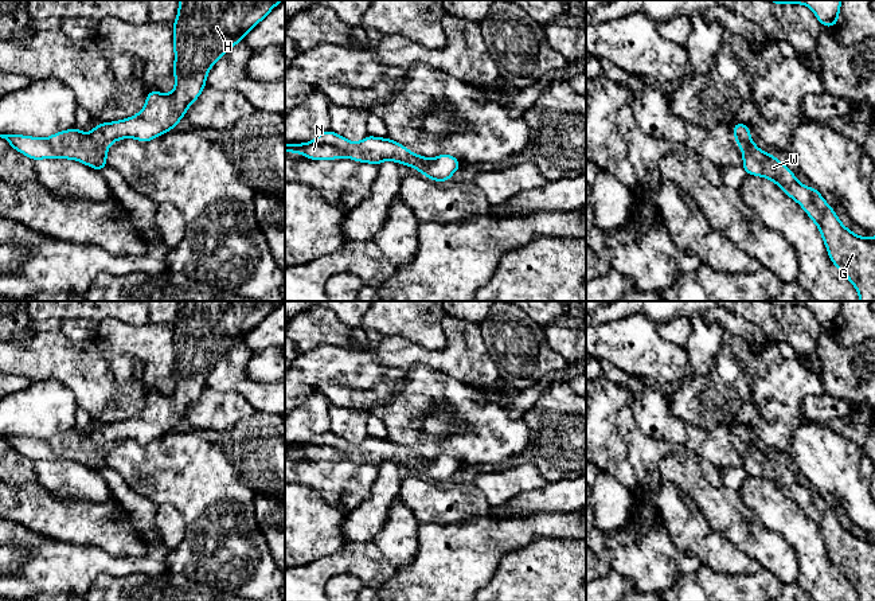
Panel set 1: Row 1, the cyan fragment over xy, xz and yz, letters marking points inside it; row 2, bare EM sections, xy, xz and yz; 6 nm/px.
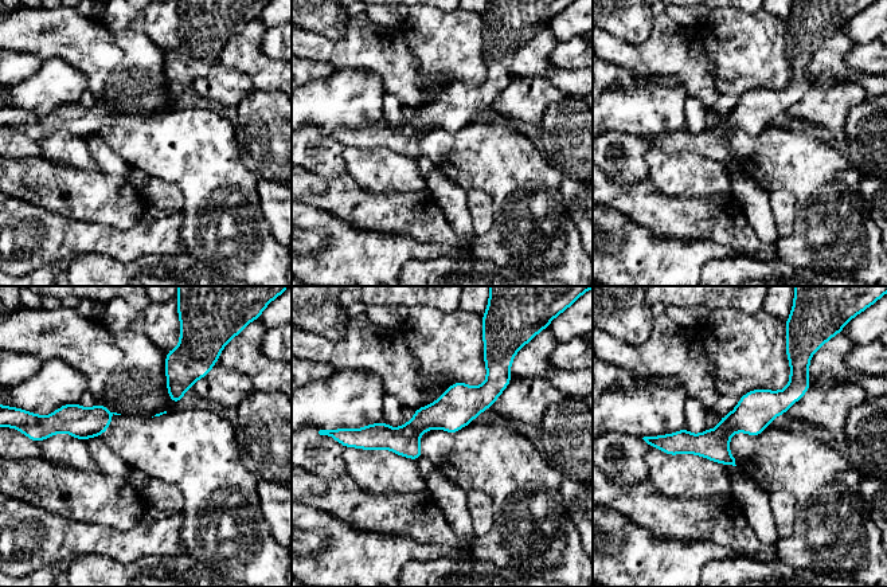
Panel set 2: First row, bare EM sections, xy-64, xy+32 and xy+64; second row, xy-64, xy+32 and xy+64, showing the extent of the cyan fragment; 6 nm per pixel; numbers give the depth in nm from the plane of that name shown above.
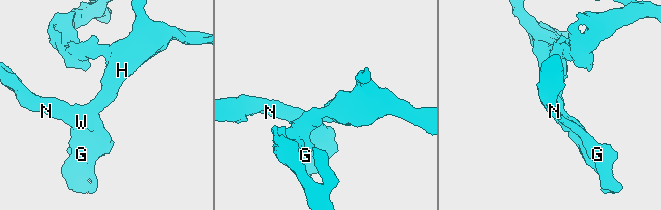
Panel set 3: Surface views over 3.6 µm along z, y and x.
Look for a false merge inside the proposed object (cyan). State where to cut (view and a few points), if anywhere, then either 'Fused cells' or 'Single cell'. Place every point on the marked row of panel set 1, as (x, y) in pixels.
No split. Single cell

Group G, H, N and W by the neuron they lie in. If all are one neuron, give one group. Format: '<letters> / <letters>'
G H N W

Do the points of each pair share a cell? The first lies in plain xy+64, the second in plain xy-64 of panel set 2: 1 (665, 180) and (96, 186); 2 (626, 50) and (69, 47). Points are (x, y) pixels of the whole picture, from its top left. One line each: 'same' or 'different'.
1: different
2: same

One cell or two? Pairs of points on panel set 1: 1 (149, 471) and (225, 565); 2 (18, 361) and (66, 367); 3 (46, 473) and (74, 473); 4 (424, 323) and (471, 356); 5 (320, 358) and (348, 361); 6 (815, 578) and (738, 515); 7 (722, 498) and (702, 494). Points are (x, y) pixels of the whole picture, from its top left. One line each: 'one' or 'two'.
1: one
2: one
3: one
4: two
5: one
6: two
7: one

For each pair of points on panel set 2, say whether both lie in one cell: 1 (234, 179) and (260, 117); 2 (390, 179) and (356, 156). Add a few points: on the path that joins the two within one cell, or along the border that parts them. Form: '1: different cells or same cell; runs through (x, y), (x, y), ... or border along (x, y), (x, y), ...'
1: different cells; border along (234, 130), (239, 160), (260, 179)
2: same cell; runs through (382, 171), (372, 169), (364, 164)

